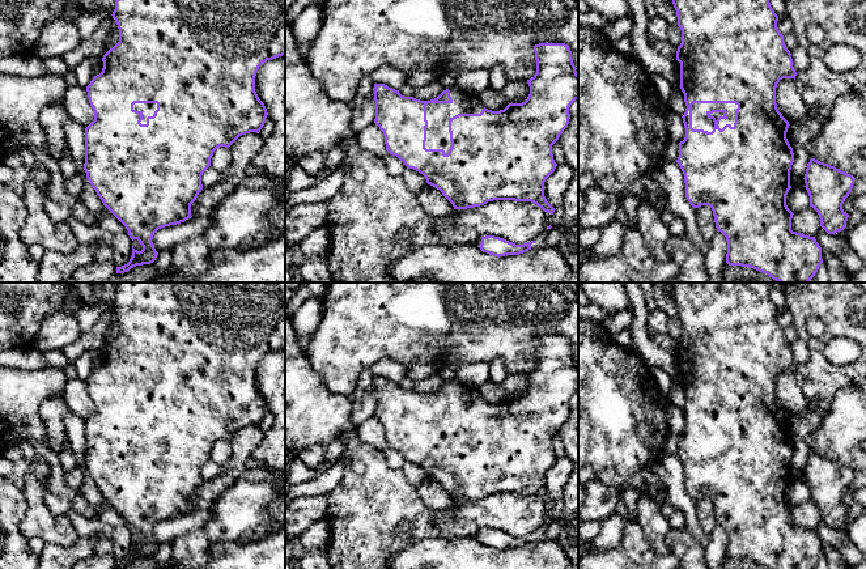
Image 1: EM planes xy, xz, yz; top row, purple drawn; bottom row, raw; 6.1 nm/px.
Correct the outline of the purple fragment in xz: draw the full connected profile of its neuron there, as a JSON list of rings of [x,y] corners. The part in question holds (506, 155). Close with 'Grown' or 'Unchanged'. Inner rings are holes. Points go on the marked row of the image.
[[[565,43],[534,46],[536,73],[527,80],[530,94],[522,103],[504,110],[484,107],[477,94],[457,86],[437,98],[420,101],[404,97],[385,84],[374,84],[375,119],[385,136],[386,150],[404,162],[407,169],[423,174],[454,209],[480,207],[493,200],[531,201],[544,211],[546,228],[536,241],[515,245],[494,235],[479,237],[475,245],[493,256],[519,255],[546,246],[548,222],[555,208],[544,196],[544,182],[555,171],[552,145],[569,124],[570,105],[578,99],[578,73],[572,51]]]. Grown

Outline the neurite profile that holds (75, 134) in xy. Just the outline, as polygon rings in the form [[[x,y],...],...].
[[[69,118],[64,123],[64,133],[71,157],[77,173],[84,170],[85,164],[85,127]]]

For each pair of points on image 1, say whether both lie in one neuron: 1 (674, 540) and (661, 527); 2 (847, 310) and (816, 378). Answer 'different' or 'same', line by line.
1: different
2: same

